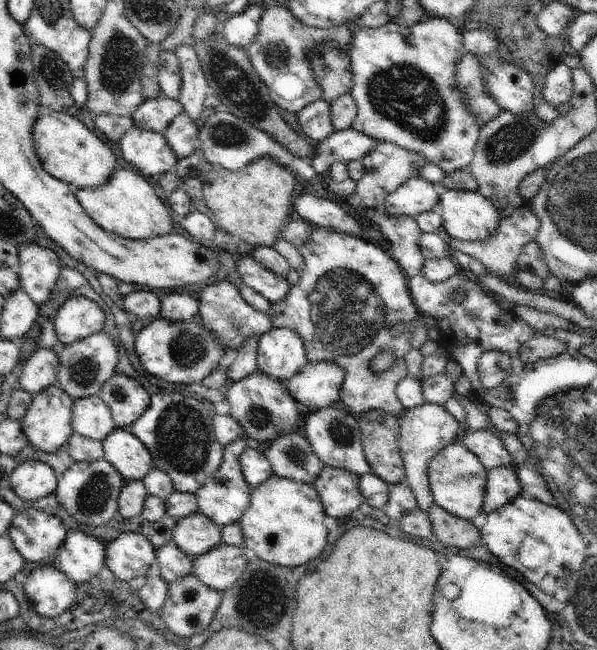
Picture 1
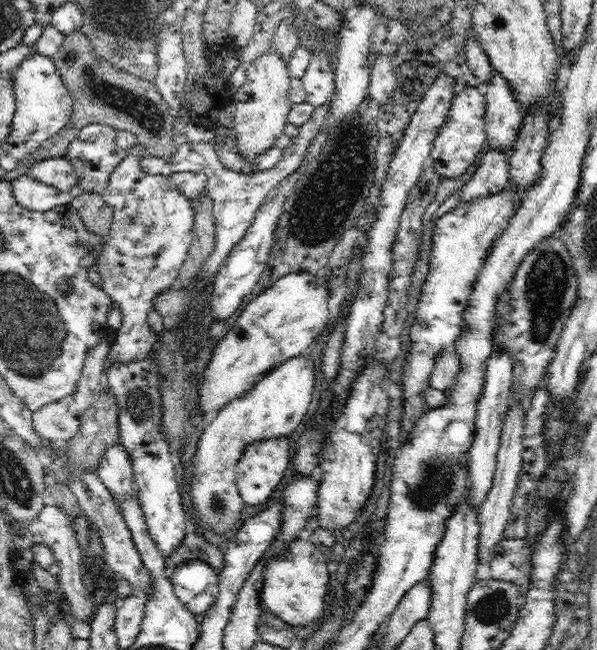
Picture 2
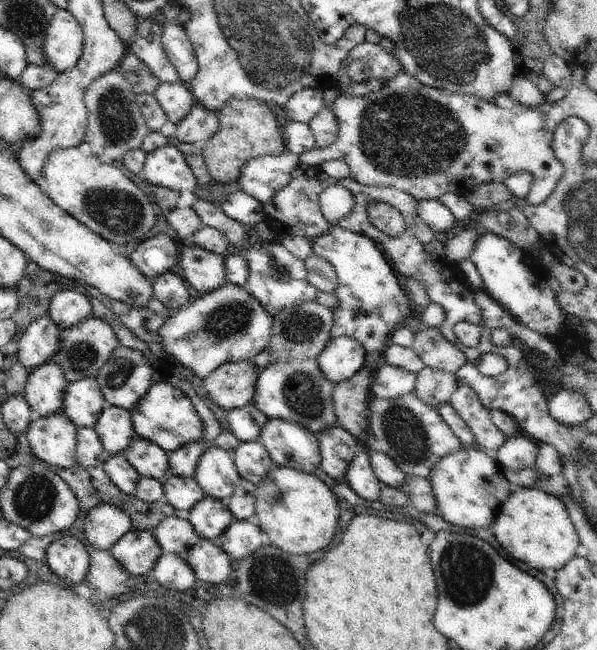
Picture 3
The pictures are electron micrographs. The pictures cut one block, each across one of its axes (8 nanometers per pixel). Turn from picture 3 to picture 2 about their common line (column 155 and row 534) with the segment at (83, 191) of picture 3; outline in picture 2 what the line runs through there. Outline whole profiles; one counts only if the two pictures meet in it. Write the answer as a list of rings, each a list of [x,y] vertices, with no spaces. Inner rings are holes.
[[[306,353],[286,360],[270,374],[264,375],[262,380],[256,382],[248,392],[226,404],[227,406],[219,411],[218,417],[204,428],[192,458],[193,477],[190,480],[191,510],[198,516],[199,524],[203,530],[207,528],[216,536],[224,536],[229,530],[240,526],[238,521],[241,520],[241,514],[246,506],[237,487],[236,466],[238,466],[240,456],[244,454],[248,444],[278,438],[278,436],[287,436],[296,430],[306,416],[311,401],[316,380],[314,371],[318,368],[313,362]]]

